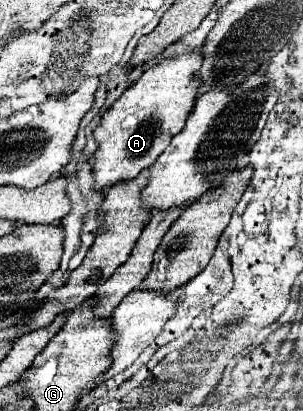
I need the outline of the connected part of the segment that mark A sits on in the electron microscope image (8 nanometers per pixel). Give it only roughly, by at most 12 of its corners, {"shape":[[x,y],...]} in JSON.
{"shape":[[199,52],[163,58],[103,112],[95,192],[147,170],[181,132]]}

